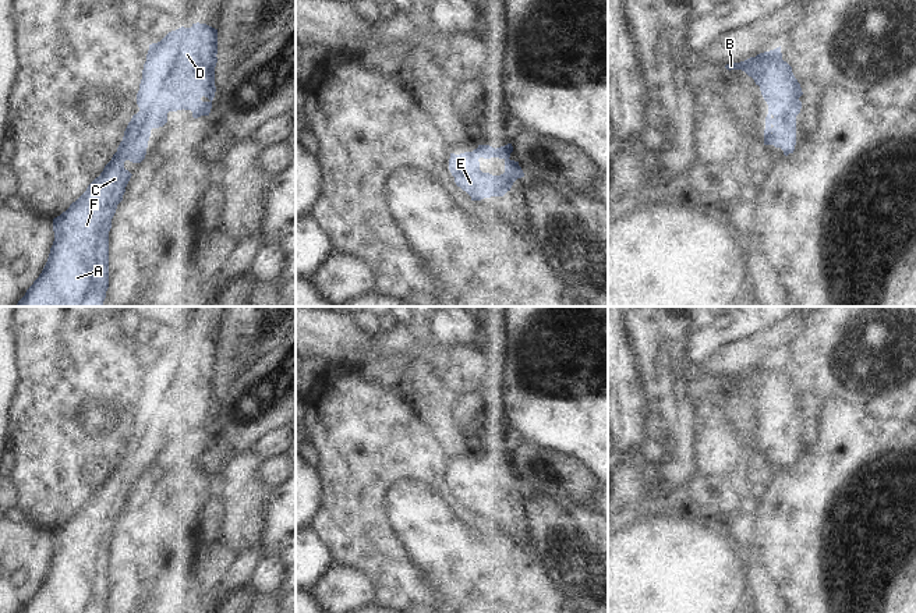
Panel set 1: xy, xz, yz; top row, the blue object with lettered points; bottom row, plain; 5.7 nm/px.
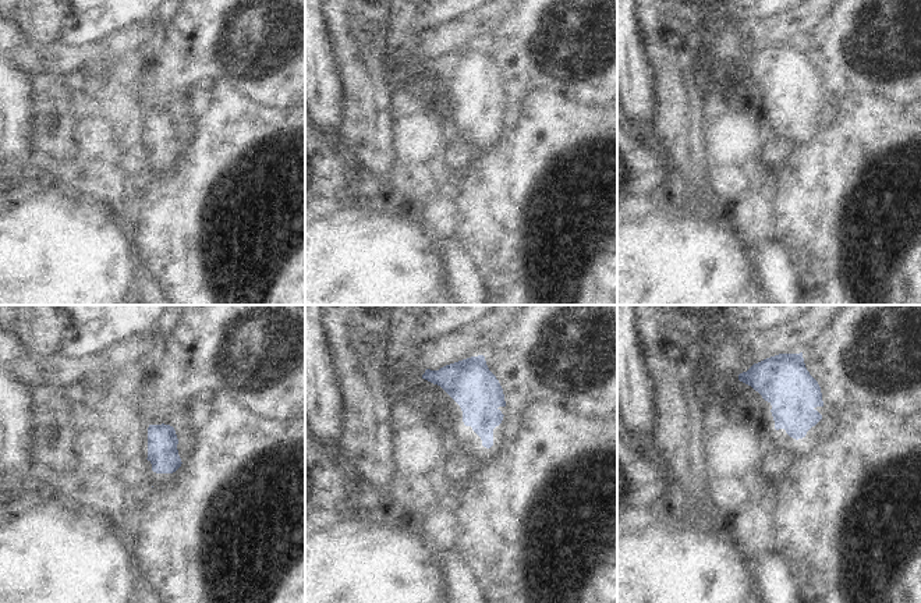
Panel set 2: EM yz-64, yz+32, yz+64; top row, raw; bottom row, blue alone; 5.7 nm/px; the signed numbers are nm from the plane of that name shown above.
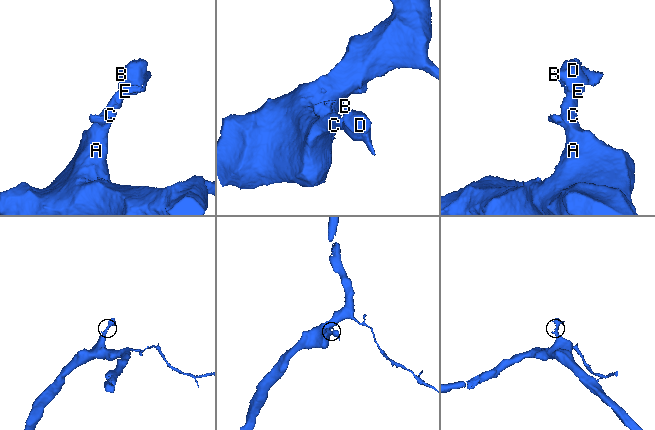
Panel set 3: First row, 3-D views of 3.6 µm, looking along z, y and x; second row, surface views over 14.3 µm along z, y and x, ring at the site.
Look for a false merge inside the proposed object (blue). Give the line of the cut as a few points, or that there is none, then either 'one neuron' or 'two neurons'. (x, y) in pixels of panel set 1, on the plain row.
cut none; one neuron

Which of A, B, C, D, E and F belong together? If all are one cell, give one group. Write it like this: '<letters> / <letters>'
A B C D E F

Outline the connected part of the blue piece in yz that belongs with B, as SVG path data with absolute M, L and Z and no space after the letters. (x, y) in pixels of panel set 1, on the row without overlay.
M781 358L740 375L729 375L726 382L742 382L760 398L768 417L764 457L781 460L784 467L793 465L796 457L796 428L803 407L792 379L782 372Z

